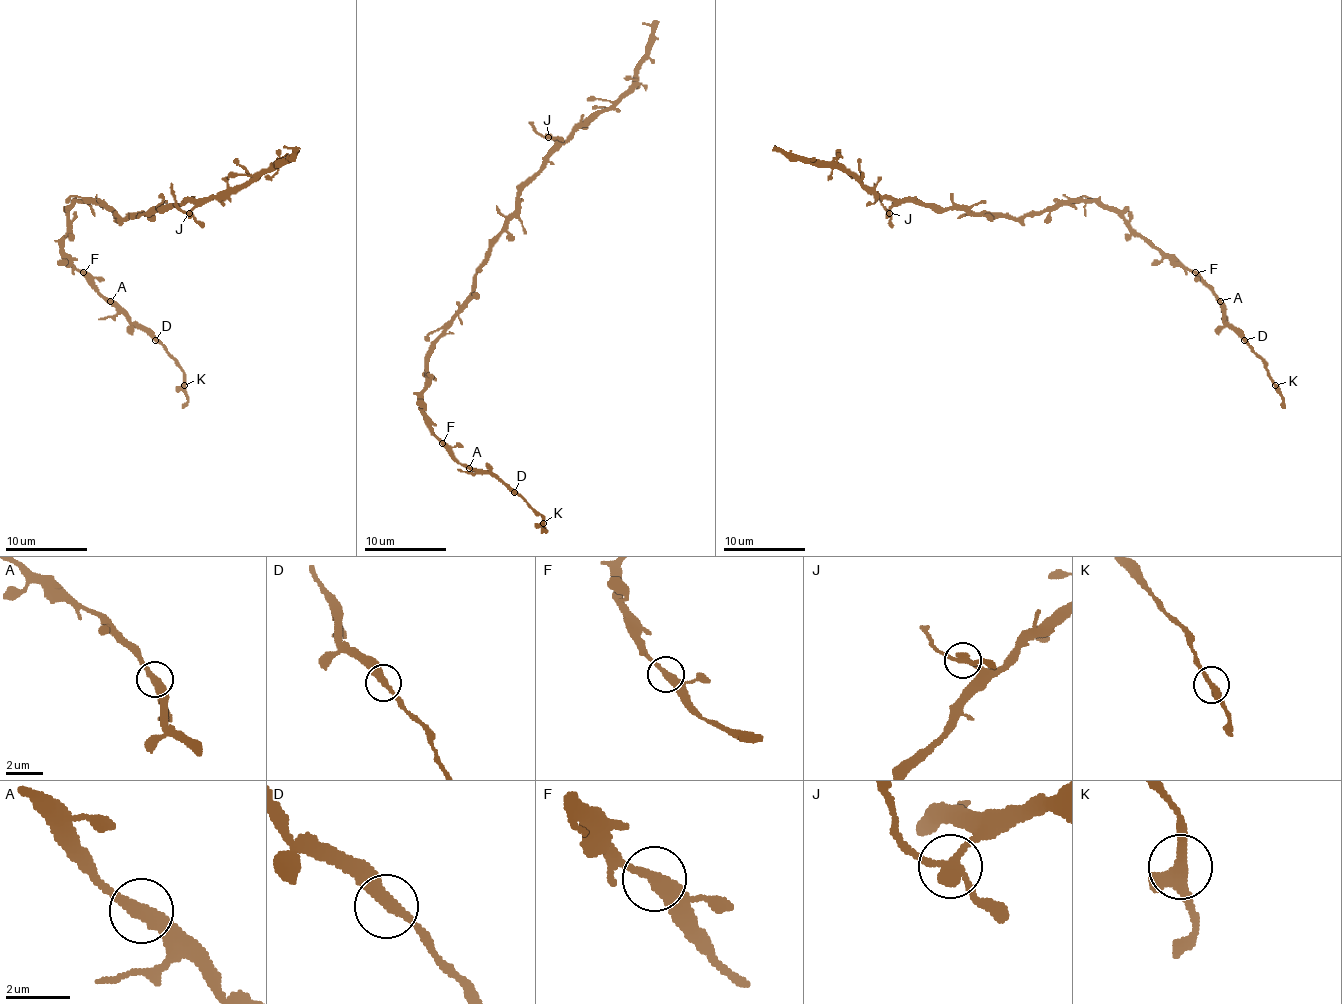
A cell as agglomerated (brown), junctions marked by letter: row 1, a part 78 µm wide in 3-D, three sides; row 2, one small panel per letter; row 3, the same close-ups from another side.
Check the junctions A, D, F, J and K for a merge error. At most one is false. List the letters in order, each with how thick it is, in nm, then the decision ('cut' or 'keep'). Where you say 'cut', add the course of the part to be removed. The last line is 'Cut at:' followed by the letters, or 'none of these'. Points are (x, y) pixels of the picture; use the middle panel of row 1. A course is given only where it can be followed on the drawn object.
A: 360 nm thick; keep
D: 360 nm thick; keep
F: 360 nm thick; keep
J: 280 nm thick; cut; foreign part runs (549, 136), (543, 136), (530, 122)
K: 320 nm thick; keep
Cut at: J

